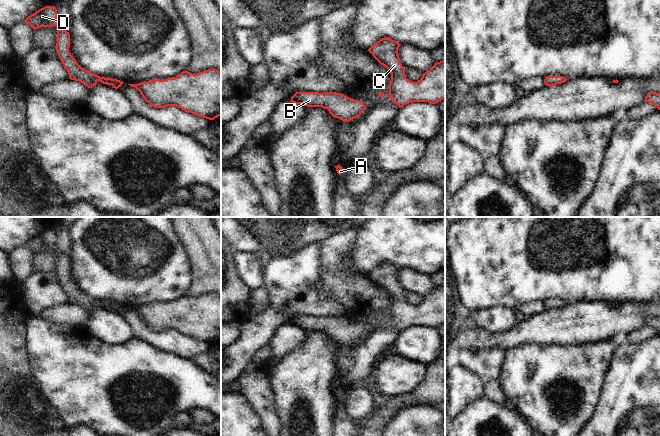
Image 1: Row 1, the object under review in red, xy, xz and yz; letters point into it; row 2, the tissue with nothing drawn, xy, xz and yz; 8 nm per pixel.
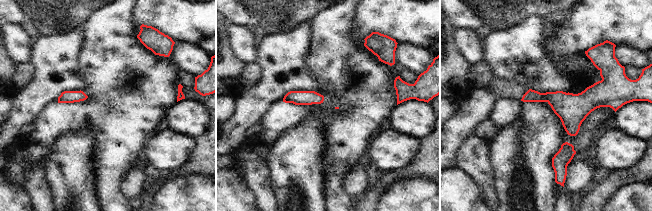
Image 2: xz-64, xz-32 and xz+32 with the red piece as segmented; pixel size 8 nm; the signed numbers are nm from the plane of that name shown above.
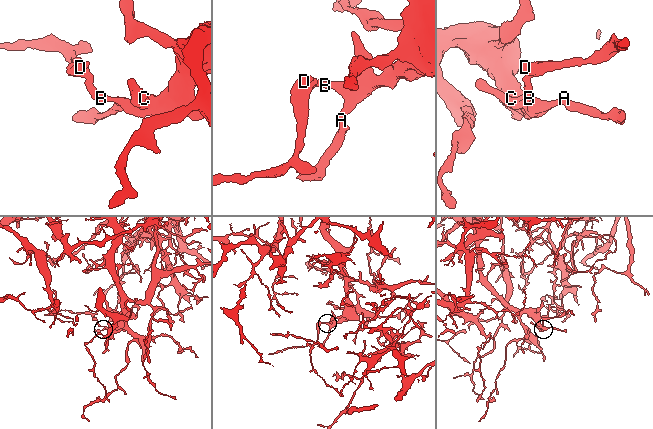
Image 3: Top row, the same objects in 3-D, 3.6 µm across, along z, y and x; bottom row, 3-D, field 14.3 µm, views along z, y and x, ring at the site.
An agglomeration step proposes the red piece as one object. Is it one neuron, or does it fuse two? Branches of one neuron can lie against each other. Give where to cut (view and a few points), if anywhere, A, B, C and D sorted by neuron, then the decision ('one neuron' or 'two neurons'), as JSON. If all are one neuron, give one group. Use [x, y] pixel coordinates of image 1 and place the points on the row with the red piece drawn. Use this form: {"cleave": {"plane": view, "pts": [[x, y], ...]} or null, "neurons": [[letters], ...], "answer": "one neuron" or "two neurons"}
{"cleave": null, "neurons": [["A", "B", "C", "D"]], "answer": "one neuron"}

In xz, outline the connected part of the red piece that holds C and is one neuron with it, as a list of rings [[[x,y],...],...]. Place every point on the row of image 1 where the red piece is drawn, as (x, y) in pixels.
[[[382,38],[368,51],[391,73],[389,95],[399,108],[411,102],[436,104],[445,98],[445,61],[435,63],[417,82],[405,76],[405,68],[400,63],[400,44],[390,38]]]

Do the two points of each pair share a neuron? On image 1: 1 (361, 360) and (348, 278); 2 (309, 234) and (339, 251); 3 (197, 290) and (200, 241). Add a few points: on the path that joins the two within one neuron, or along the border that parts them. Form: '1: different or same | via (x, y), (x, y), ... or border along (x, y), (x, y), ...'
1: same | via (371, 340), (371, 303), (367, 298)
2: different | border along (343, 232), (332, 234), (319, 242)
3: same | via (200, 278), (200, 253)

